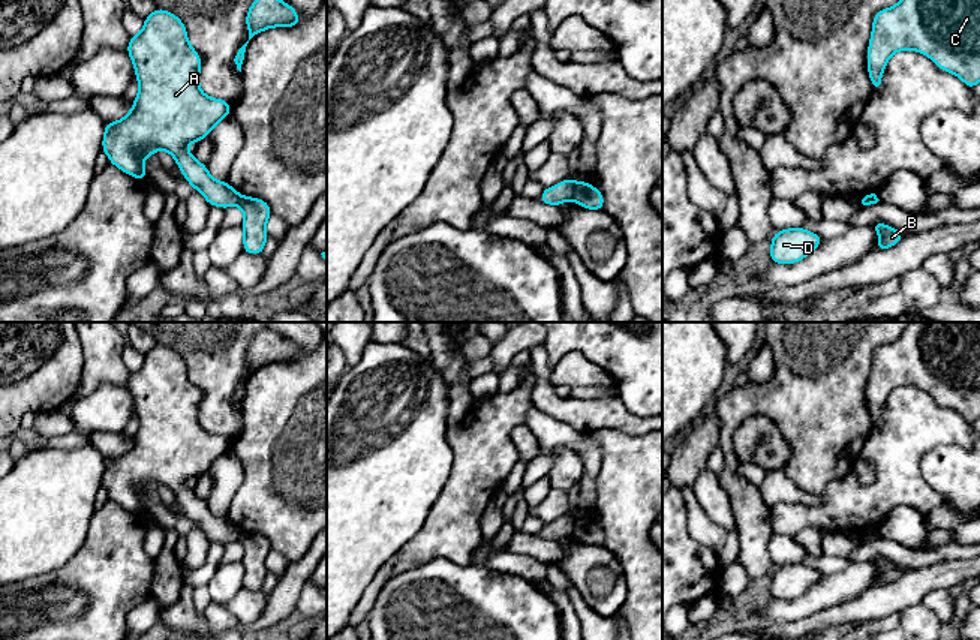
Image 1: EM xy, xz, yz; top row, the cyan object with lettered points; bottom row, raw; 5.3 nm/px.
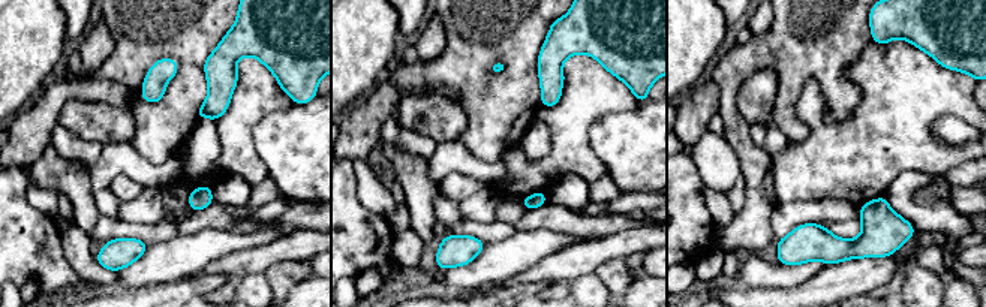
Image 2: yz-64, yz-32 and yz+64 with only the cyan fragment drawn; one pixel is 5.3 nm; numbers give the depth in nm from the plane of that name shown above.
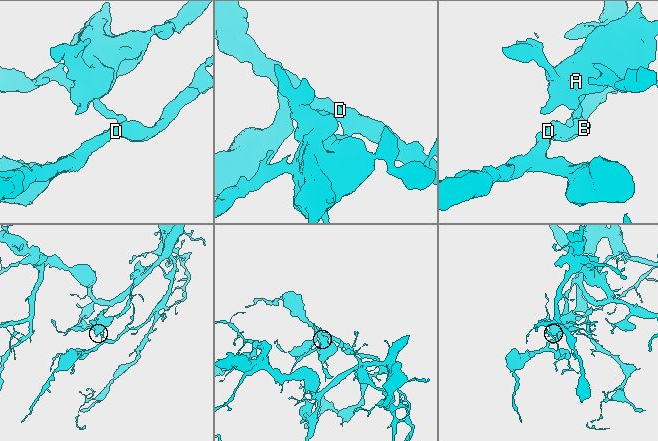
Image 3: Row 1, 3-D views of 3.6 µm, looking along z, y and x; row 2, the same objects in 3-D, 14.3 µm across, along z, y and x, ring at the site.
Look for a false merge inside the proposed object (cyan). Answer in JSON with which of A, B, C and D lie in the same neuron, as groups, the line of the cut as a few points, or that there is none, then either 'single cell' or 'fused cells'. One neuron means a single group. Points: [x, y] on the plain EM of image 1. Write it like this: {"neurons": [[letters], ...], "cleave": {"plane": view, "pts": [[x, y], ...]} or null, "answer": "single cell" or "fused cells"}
{"neurons": [["A", "C"], ["B", "D"]], "cleave": {"plane": "xz", "pts": [[577, 517], [573, 532]]}, "answer": "fused cells"}

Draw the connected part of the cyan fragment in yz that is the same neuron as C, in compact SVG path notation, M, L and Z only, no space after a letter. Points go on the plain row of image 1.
M910 322L898 340L877 348L868 384L872 426L883 424L881 411L887 396L901 385L926 390L973 427L980 418L980 322Z

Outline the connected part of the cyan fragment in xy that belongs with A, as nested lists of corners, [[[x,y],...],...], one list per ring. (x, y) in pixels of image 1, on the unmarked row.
[[[157,343],[144,355],[142,367],[130,372],[127,388],[139,427],[124,454],[103,459],[102,486],[109,499],[144,517],[144,493],[166,486],[208,541],[238,541],[241,531],[226,517],[216,517],[186,487],[187,480],[208,472],[232,442],[201,427],[201,391],[190,382],[183,357]]]

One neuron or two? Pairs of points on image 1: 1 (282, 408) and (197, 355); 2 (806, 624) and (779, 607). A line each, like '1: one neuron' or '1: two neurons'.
1: two neurons
2: two neurons

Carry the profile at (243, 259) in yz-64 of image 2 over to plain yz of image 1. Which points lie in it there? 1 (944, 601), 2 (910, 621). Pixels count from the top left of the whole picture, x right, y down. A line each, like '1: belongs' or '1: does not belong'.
1: does not belong
2: does not belong

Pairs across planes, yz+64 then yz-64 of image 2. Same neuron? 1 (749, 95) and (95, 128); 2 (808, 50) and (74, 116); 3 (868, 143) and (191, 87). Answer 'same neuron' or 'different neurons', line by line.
1: same neuron
2: different neurons
3: different neurons

